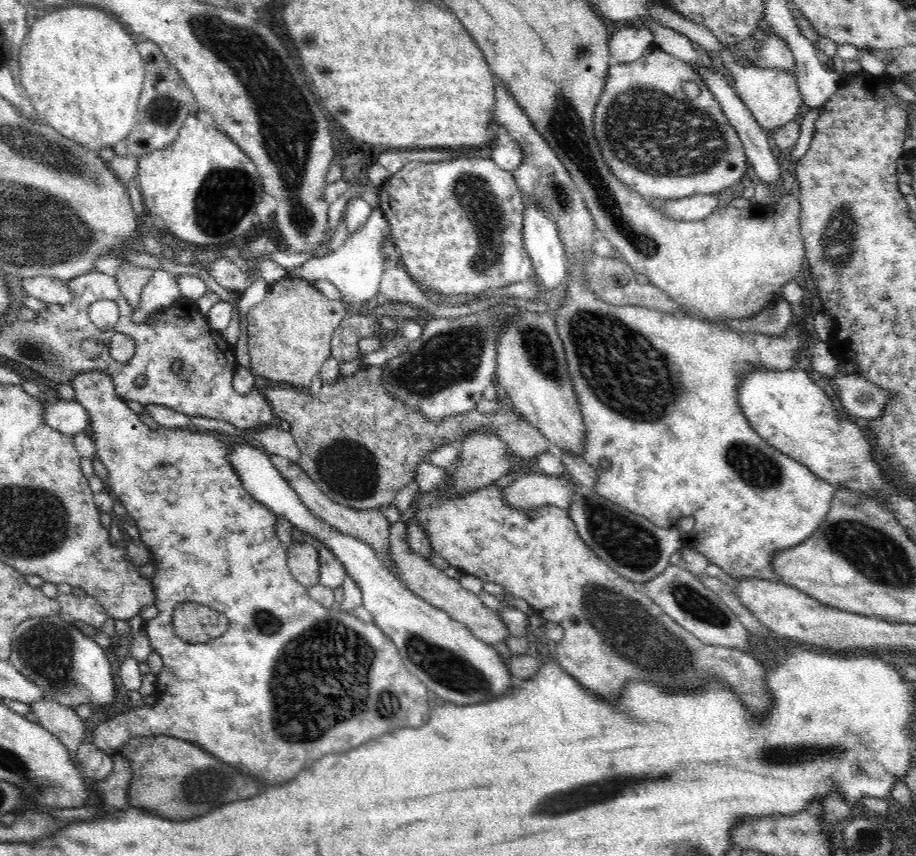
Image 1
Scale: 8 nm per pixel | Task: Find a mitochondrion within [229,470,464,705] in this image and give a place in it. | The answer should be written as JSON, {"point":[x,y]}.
{"point":[266,622]}

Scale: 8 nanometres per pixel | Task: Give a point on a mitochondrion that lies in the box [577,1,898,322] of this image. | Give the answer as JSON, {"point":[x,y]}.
{"point":[692,142]}

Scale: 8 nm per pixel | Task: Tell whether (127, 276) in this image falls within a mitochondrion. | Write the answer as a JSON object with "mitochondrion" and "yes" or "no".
{"mitochondrion":"no"}

